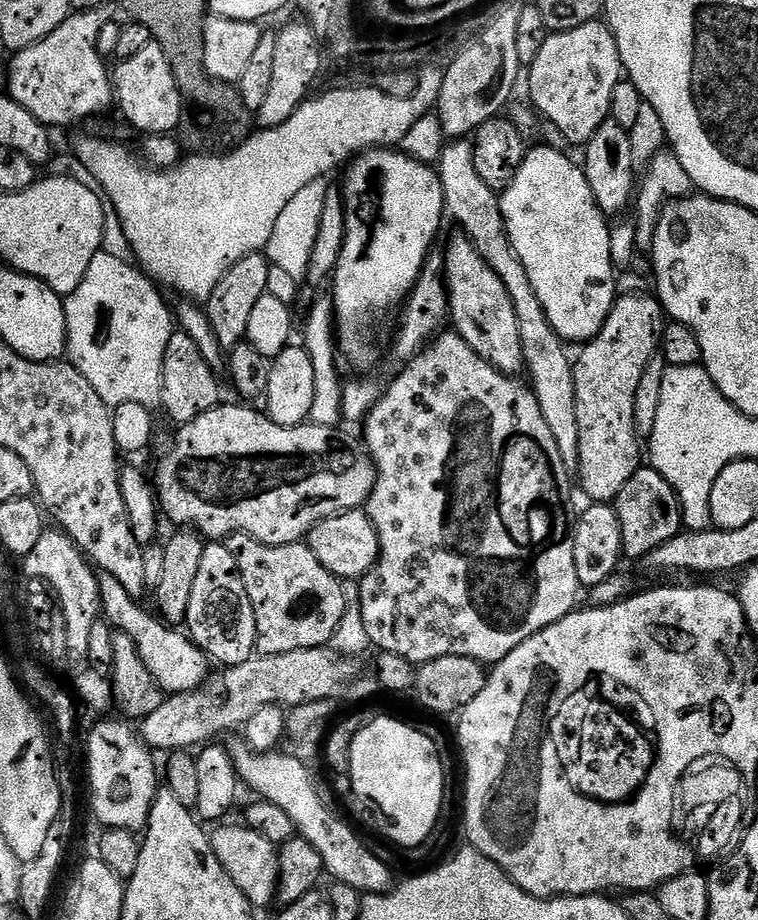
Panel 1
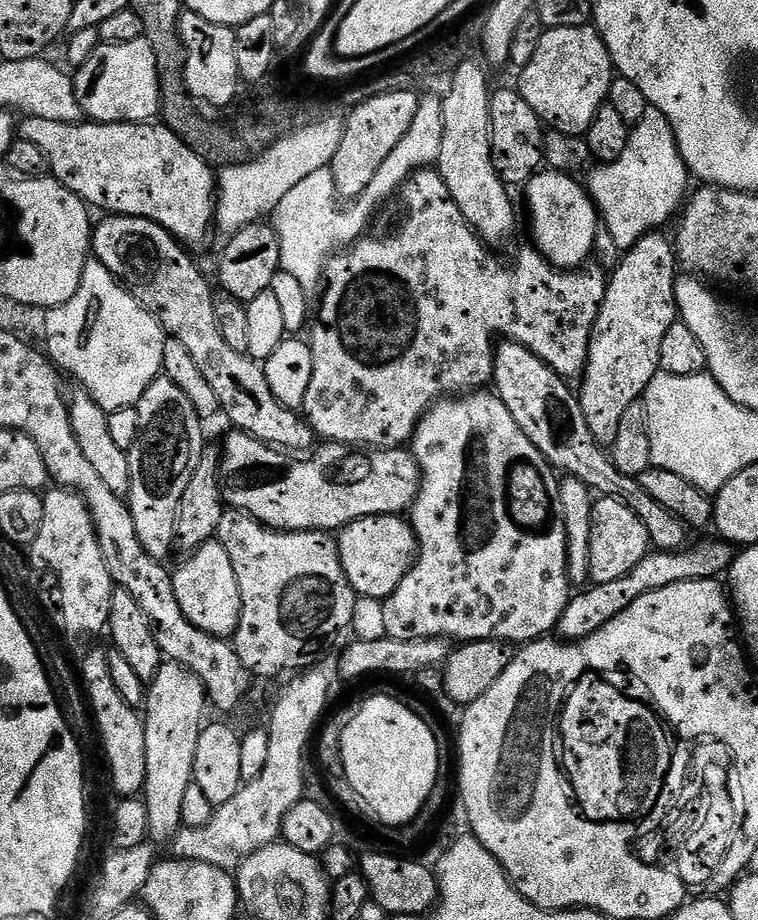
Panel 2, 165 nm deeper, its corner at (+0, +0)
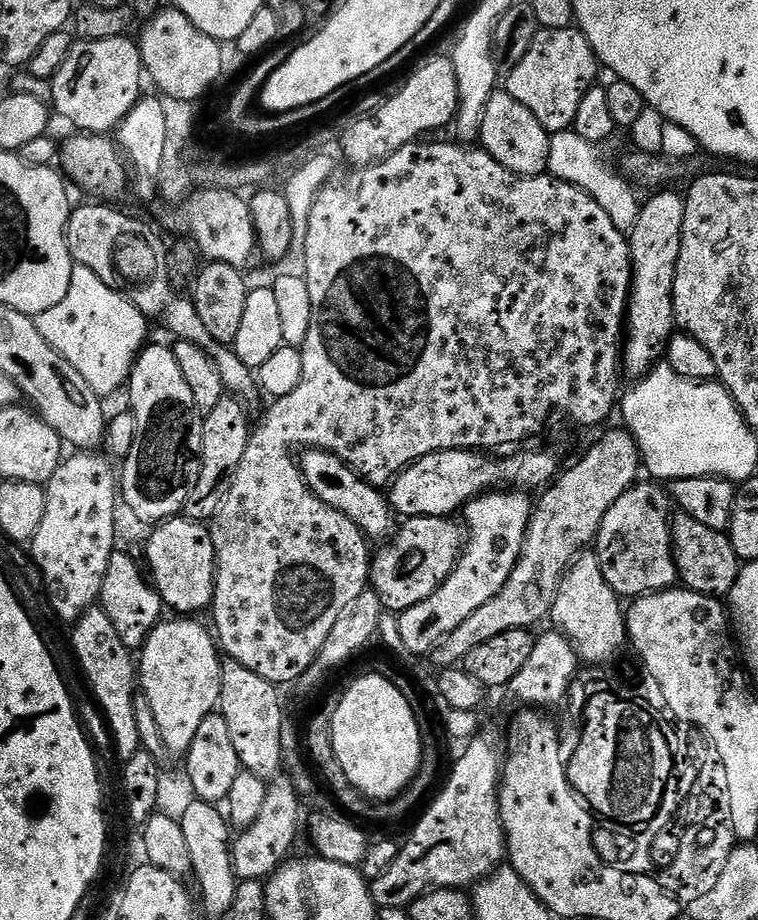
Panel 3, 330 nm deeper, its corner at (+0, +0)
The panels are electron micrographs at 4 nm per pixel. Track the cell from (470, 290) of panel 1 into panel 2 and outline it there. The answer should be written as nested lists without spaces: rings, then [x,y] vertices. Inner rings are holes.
[[[508,338],[494,348],[493,389],[495,395],[510,410],[510,418],[518,422],[522,434],[538,446],[538,450],[557,473],[578,478],[591,488],[597,497],[609,496],[634,510],[642,518],[642,526],[648,531],[649,545],[658,552],[679,552],[687,549],[690,529],[660,502],[654,502],[648,491],[635,476],[624,476],[615,468],[609,453],[590,434],[586,426],[586,414],[582,414],[579,395],[568,389],[569,381],[559,376],[553,368],[543,364],[525,344]]]

